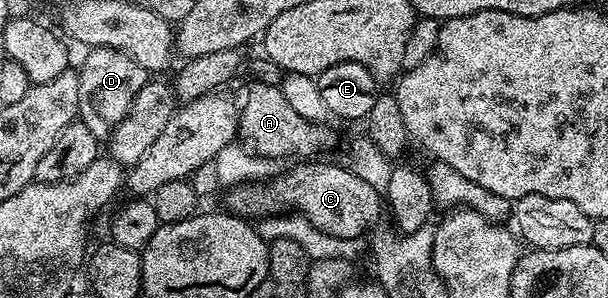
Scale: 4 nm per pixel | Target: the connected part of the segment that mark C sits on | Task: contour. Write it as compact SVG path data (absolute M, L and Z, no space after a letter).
M320 162L297 163L300 164L297 168L290 169L285 176L277 175L267 183L237 185L227 193L227 207L236 214L248 214L248 211L280 214L285 211L283 208L290 208L286 210L303 216L326 235L359 241L363 232L371 233L381 223L382 194L352 173L347 166L339 168L336 164L316 163Z

